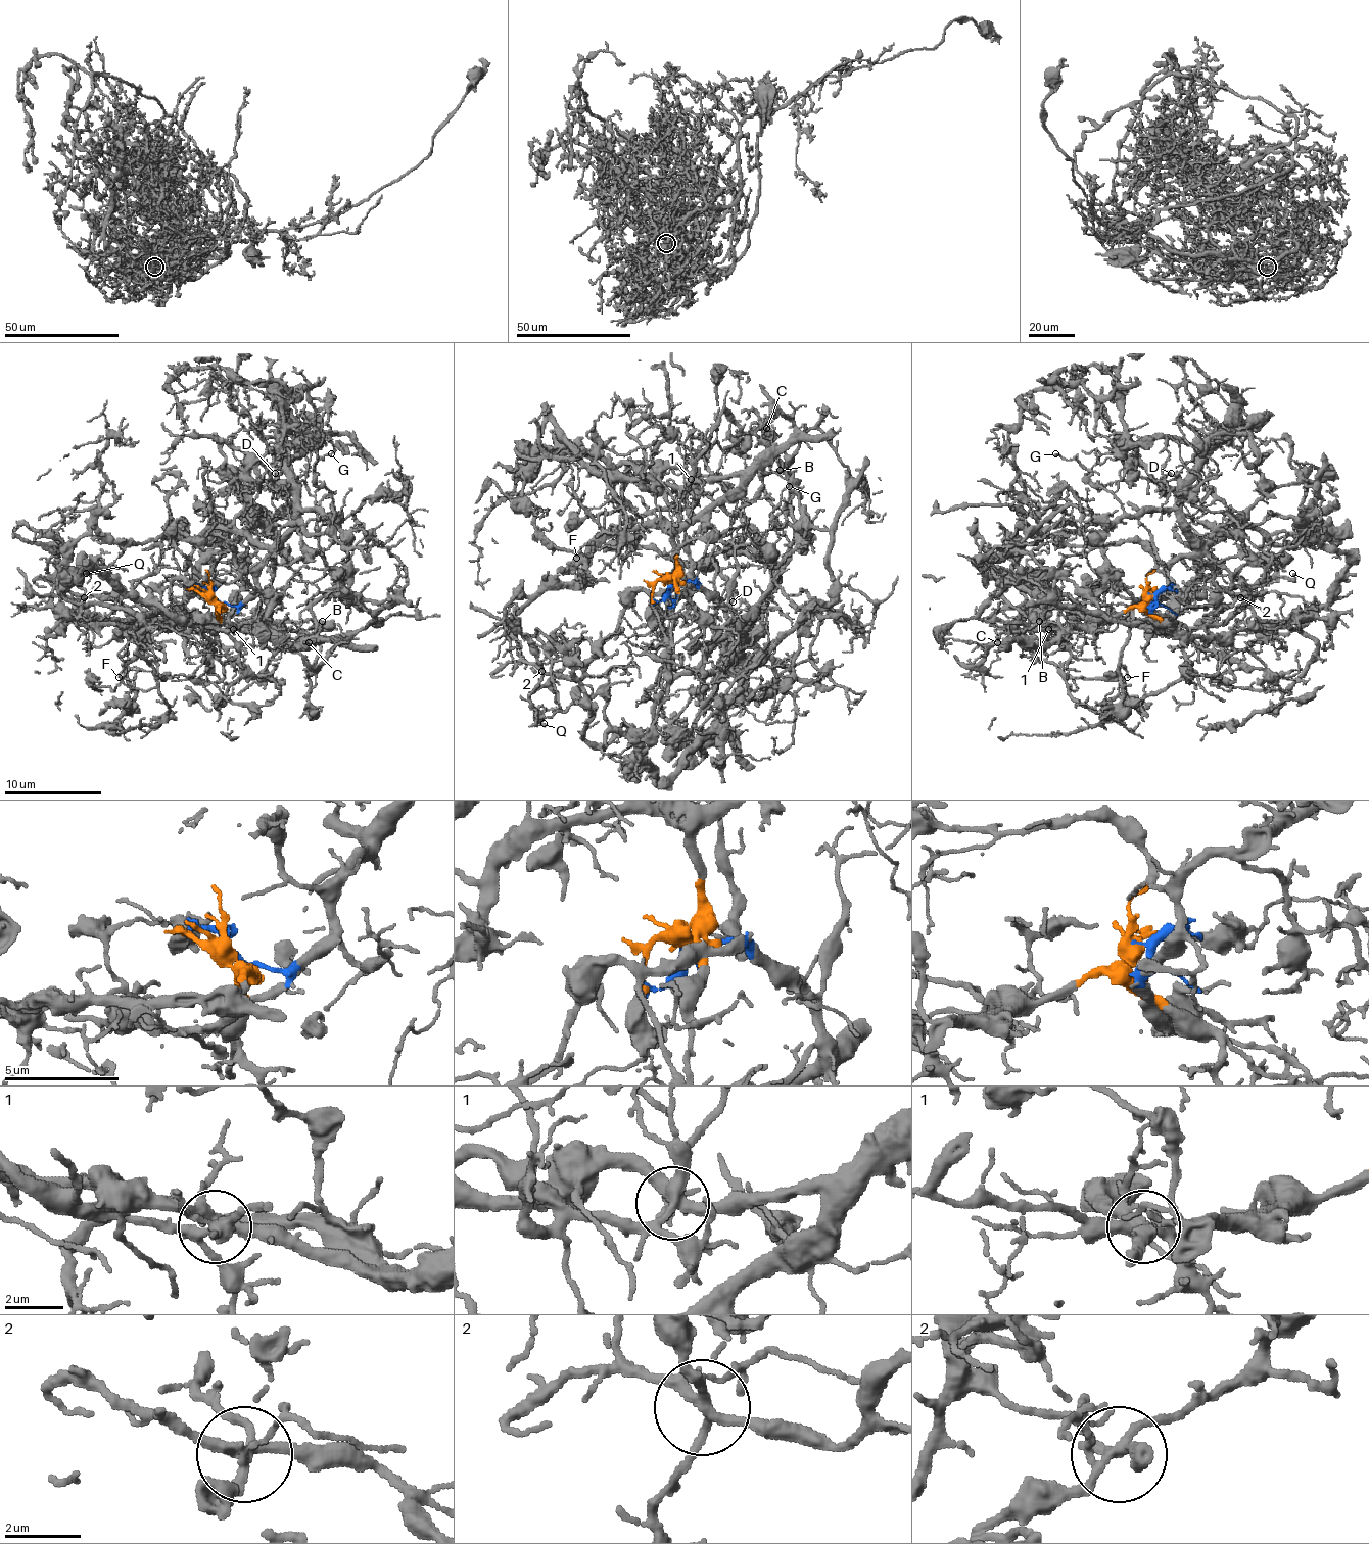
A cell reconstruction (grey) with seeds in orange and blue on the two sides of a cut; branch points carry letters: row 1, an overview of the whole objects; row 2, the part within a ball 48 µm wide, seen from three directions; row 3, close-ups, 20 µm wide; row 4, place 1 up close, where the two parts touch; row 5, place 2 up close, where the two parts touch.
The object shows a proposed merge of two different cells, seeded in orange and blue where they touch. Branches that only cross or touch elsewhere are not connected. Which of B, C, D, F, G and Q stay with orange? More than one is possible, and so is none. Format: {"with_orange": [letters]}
{"with_orange": ["B", "C", "F", "Q"]}

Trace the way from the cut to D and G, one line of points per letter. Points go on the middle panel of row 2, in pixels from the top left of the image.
D: (668, 583), (698, 583), (735, 624), (751, 612), (739, 607), (732, 590), (737, 597), (732, 602)
G: (668, 583), (698, 583), (732, 624), (742, 619), (788, 559), (791, 543), (771, 519), (788, 485)

